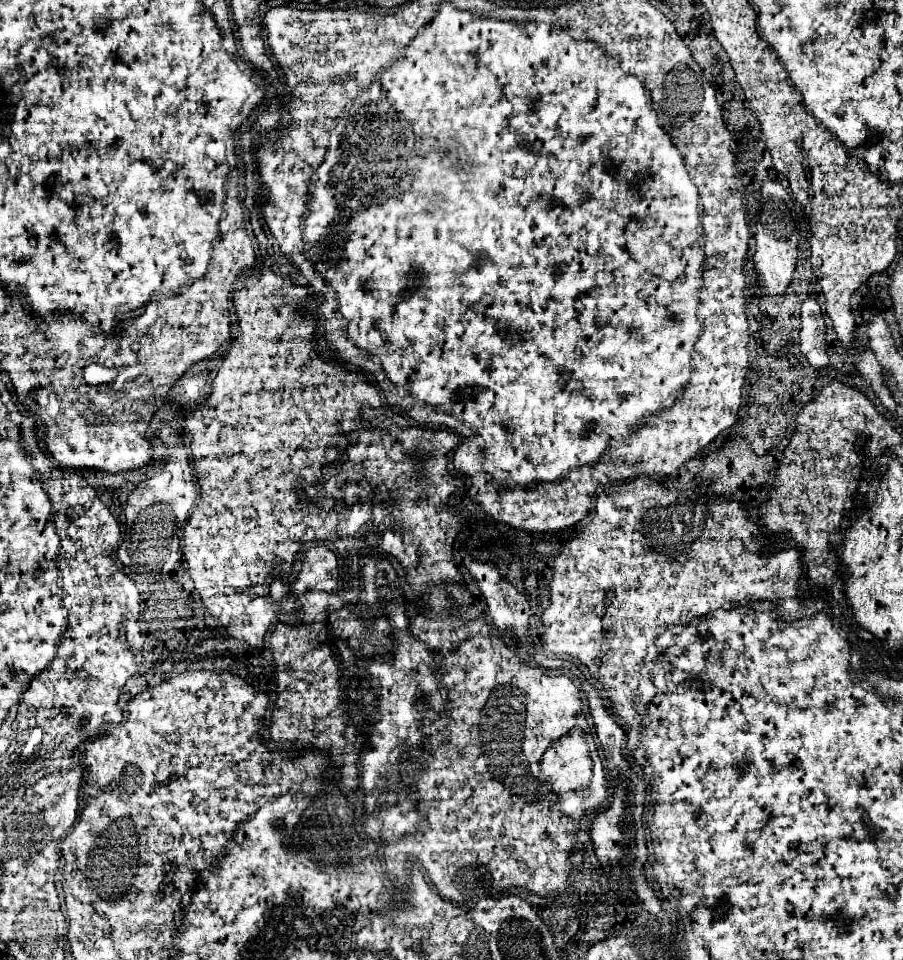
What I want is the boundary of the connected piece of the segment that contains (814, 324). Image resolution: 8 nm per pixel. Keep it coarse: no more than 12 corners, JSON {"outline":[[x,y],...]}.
{"outline":[[816,298],[802,302],[800,352],[814,368],[828,360],[826,324]]}

